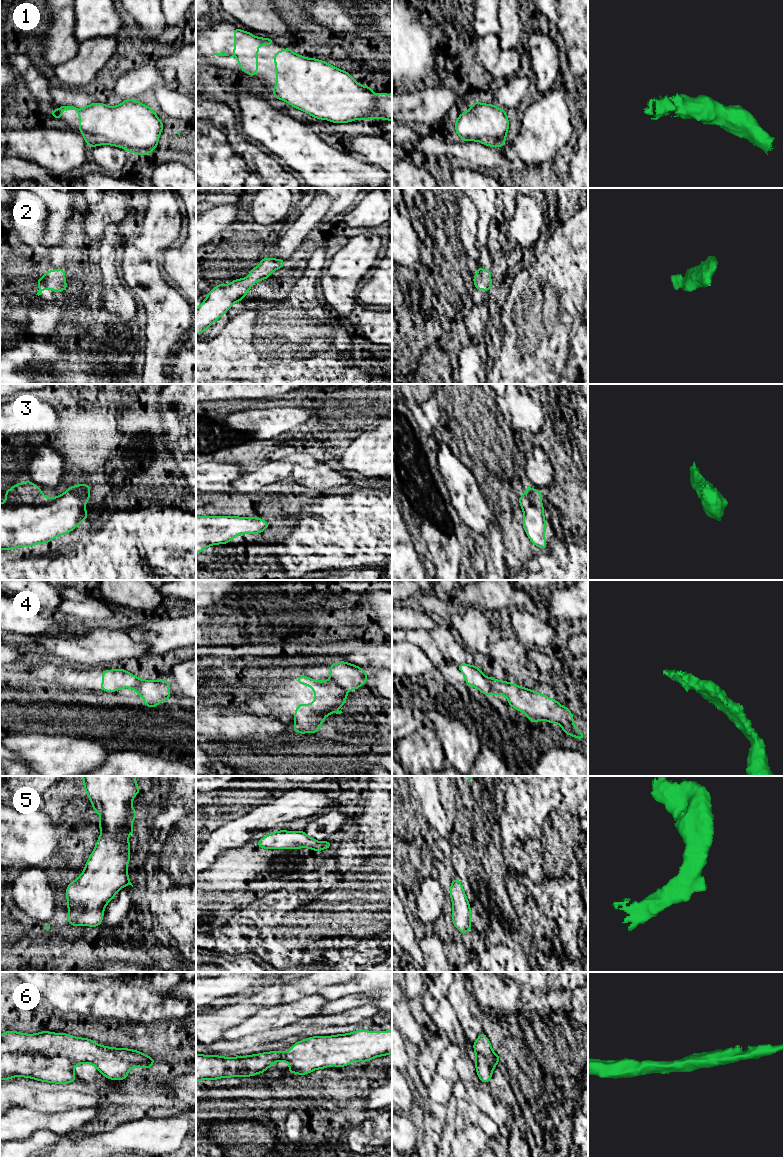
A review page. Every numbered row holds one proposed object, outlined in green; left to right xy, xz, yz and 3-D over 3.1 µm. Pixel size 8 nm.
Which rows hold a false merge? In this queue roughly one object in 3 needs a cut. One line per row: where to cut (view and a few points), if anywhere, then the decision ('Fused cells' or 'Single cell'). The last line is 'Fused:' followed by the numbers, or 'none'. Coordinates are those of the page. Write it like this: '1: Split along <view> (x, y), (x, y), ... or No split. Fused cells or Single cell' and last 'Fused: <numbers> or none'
1: No split. Single cell
2: No split. Single cell
3: No split. Single cell
4: Split along xz (329, 679), (346, 691). Fused cells
5: No split. Single cell
6: No split. Single cell
Fused: 4

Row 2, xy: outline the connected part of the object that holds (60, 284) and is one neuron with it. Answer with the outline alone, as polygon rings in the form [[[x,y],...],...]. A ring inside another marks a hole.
[[[63,268],[54,271],[50,269],[44,276],[37,280],[39,290],[36,295],[41,295],[44,289],[51,289],[52,291],[65,291],[69,286],[65,282],[65,277],[65,270]]]

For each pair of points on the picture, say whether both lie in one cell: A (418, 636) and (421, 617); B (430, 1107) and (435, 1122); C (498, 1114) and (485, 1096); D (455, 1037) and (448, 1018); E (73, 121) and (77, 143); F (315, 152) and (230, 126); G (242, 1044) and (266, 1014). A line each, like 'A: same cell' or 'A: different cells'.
A: different cells
B: same cell
C: same cell
D: same cell
E: different cells
F: different cells
G: different cells

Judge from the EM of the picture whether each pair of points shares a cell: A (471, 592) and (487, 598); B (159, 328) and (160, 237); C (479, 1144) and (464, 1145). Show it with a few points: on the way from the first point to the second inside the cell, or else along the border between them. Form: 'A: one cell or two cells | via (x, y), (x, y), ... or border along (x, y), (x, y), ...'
A: one cell | via (475, 594), (483, 594)
B: one cell | via (155, 305), (153, 303), (153, 260)
C: one cell | via (475, 1144), (468, 1145)

